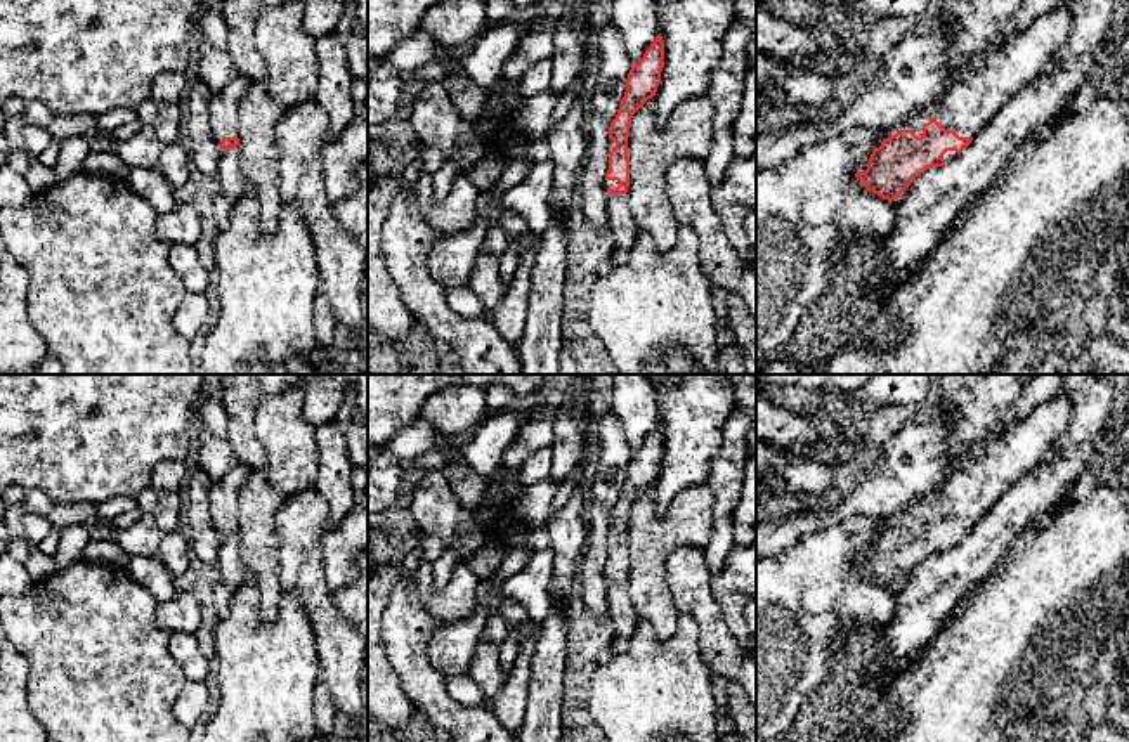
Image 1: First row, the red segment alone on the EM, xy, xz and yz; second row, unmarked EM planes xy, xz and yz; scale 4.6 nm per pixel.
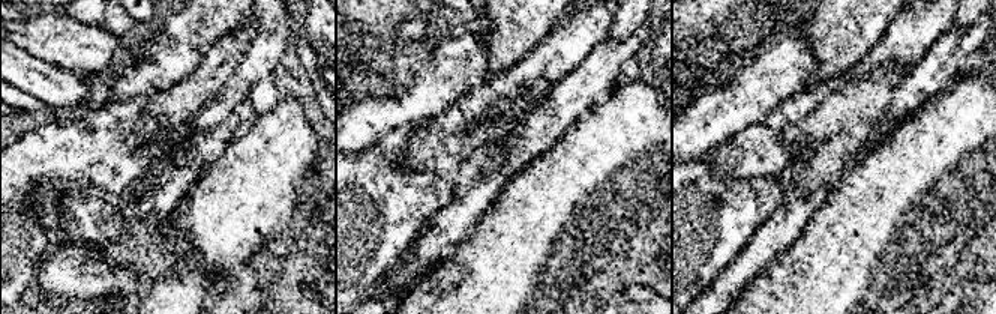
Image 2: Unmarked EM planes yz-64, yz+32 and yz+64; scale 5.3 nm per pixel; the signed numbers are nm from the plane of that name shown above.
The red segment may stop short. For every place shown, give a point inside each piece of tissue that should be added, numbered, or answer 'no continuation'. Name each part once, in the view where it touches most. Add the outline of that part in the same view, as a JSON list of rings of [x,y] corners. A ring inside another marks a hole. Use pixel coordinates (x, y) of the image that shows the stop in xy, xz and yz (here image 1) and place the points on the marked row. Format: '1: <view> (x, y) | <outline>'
1: yz (970, 104) | [[[1065,5],[1042,14],[1008,36],[980,69],[956,81],[940,102],[884,128],[884,139],[900,130],[921,137],[923,125],[931,118],[959,137],[975,137],[1006,102],[1044,73],[1051,54],[1067,40],[1072,21],[1072,10]]]

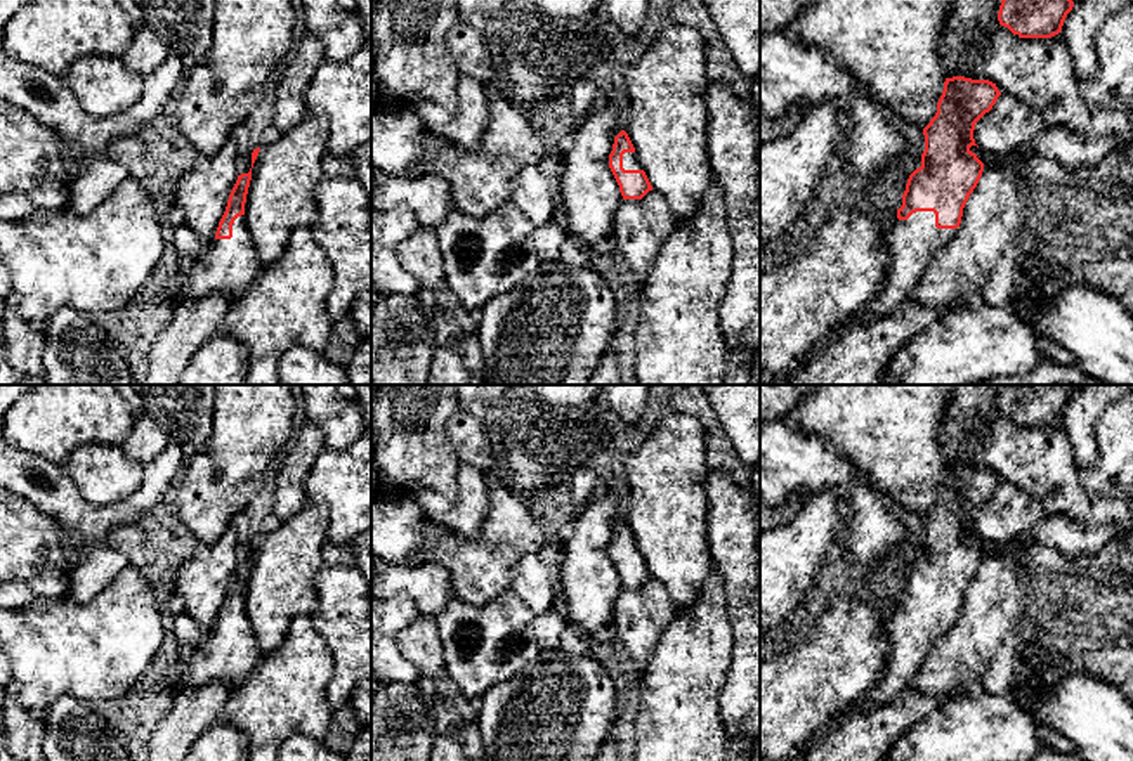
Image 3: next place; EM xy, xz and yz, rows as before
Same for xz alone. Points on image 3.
1: xz (630, 162) | [[[635,153],[623,154],[623,168],[625,170],[642,170]]]

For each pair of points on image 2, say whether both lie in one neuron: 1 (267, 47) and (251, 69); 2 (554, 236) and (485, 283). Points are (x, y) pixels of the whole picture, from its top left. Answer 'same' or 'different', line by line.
1: same
2: same

